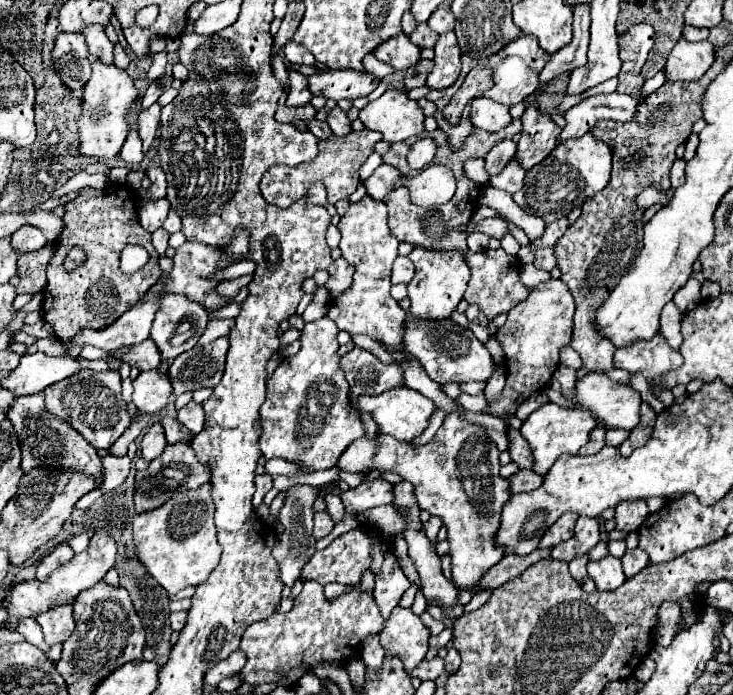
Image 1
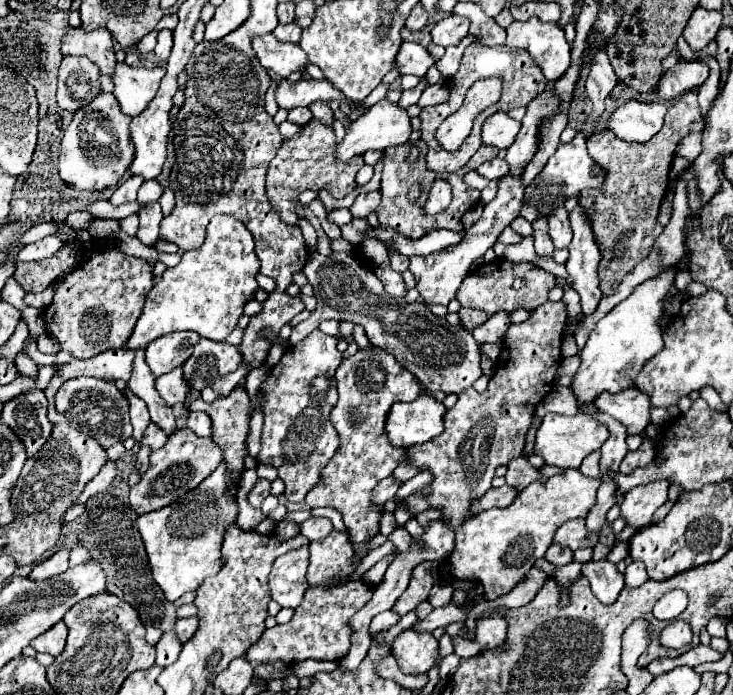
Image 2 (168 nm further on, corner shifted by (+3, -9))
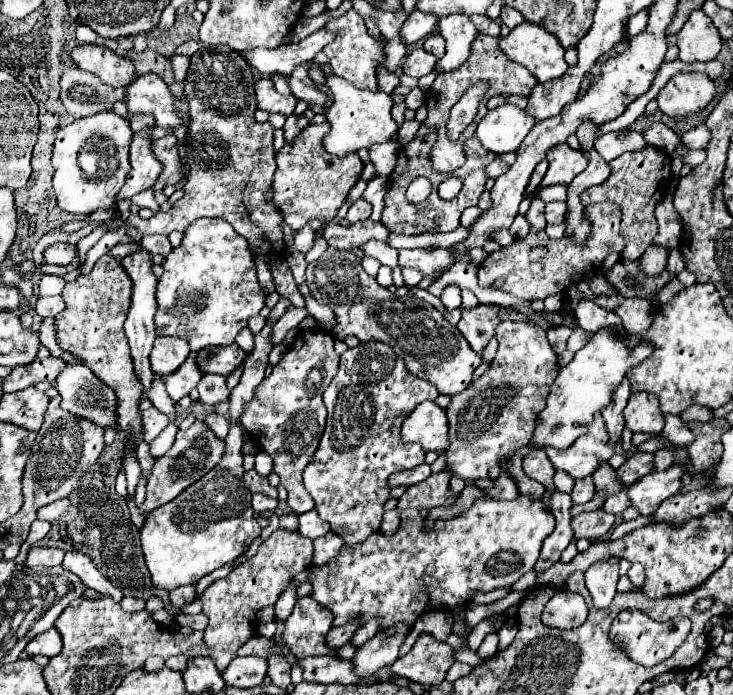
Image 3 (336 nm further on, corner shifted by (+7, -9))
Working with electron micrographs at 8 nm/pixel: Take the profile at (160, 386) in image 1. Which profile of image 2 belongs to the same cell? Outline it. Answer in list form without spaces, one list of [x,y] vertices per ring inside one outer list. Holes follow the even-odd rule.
[[[174,369],[170,373],[164,373],[160,377],[156,377],[156,389],[162,397],[162,401],[166,401],[166,405],[176,405],[176,403],[182,403],[186,393],[190,391],[188,389],[188,383],[184,381],[182,377],[182,369]]]

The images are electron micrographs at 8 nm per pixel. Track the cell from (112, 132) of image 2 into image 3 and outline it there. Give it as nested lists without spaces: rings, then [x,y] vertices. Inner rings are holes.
[[[104,111],[92,117],[76,119],[72,125],[66,125],[58,131],[54,141],[54,193],[58,205],[68,213],[82,213],[90,215],[98,209],[112,209],[116,205],[116,195],[124,185],[124,179],[130,171],[128,151],[130,151],[130,137],[132,129],[126,119],[118,117],[114,111]],[[94,153],[98,157],[94,157]],[[116,157],[114,169],[110,173],[108,159]],[[96,159],[96,161],[94,161]]]

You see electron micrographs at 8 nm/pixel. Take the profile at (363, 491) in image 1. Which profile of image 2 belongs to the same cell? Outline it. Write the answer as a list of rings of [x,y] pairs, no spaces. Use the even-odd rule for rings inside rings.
[[[386,477],[386,479],[382,479],[382,481],[374,487],[374,493],[372,493],[370,499],[374,501],[374,505],[384,507],[384,503],[386,503],[388,499],[394,499],[394,497],[396,497],[398,487],[400,487],[400,481],[394,481],[392,477]]]

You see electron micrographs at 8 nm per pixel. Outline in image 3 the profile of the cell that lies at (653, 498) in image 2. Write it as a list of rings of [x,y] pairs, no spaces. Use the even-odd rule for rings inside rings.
[[[674,463],[664,471],[652,471],[650,475],[642,477],[634,485],[630,485],[630,489],[626,489],[632,505],[640,511],[640,515],[654,515],[664,499],[676,495],[682,489],[684,473],[686,467]]]

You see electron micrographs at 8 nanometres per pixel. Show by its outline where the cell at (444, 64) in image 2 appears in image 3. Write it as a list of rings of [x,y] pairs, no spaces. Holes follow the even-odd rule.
[[[524,21],[522,25],[514,27],[508,37],[502,37],[500,49],[502,49],[512,61],[524,65],[540,83],[550,81],[550,79],[558,79],[558,77],[562,77],[562,75],[566,73],[566,69],[568,69],[568,65],[566,65],[566,61],[564,61],[564,47],[558,43],[558,39],[556,39],[552,33],[548,33],[546,29],[542,29],[542,27],[538,27],[538,25],[530,23],[530,21]]]

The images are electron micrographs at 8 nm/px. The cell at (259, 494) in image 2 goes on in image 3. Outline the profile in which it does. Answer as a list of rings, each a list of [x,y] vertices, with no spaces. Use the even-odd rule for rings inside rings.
[[[250,469],[250,471],[244,473],[244,483],[246,483],[246,487],[248,487],[252,493],[260,491],[260,493],[264,493],[264,495],[268,495],[268,497],[274,497],[274,499],[278,497],[278,491],[276,491],[274,487],[270,487],[268,479],[266,479],[266,477],[260,477],[254,469]]]

